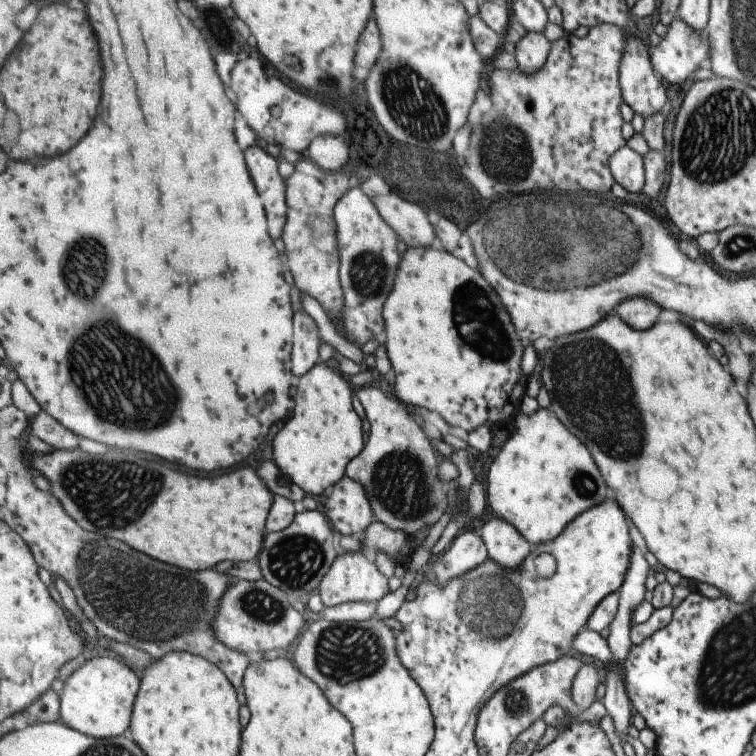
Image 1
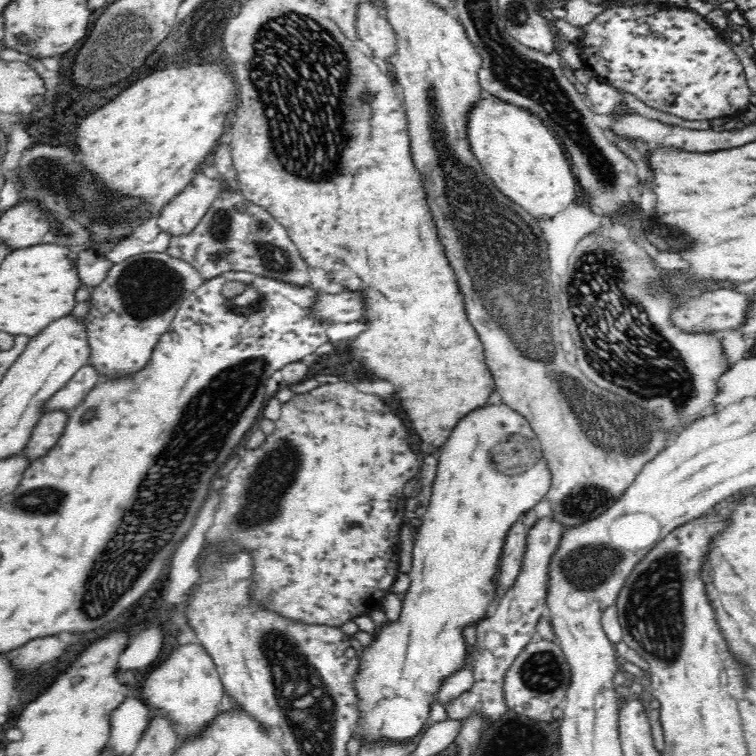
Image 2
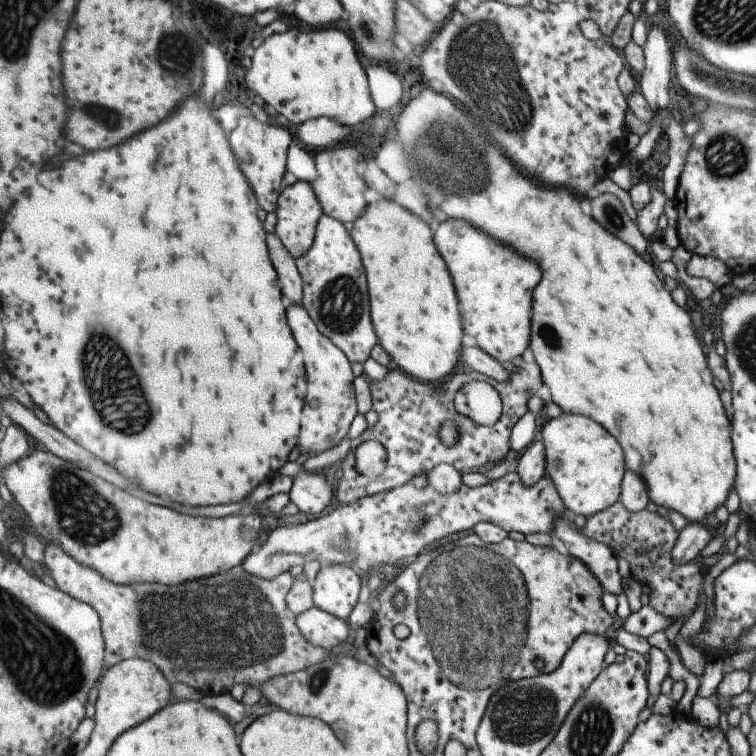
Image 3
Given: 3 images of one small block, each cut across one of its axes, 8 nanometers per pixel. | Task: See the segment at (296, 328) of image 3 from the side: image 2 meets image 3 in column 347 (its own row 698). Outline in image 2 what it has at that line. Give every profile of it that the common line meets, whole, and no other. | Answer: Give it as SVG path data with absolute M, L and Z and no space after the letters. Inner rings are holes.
M499 402L485 406L484 410L478 410L478 414L472 414L470 418L460 421L458 430L453 430L452 436L448 437L448 442L442 450L439 450L437 475L431 486L431 499L427 506L427 513L420 518L421 527L413 539L413 559L412 567L408 576L410 577L410 588L402 598L402 606L398 617L392 618L386 625L378 627L375 635L372 635L370 646L363 647L362 650L356 651L358 657L358 666L355 667L354 675L351 676L351 692L354 692L354 708L358 713L358 722L350 730L351 738L360 739L361 749L388 749L398 745L409 745L410 742L419 740L426 728L429 726L428 716L430 716L430 706L434 704L437 694L441 692L441 686L456 673L466 669L466 656L468 656L468 645L466 645L465 630L470 624L480 624L486 617L492 614L494 606L498 601L497 578L500 577L500 562L502 551L505 548L505 538L509 534L510 527L518 520L518 516L525 515L528 510L532 509L540 502L551 485L551 472L546 465L546 459L543 457L538 437L535 436L530 423L510 409L510 407Z

